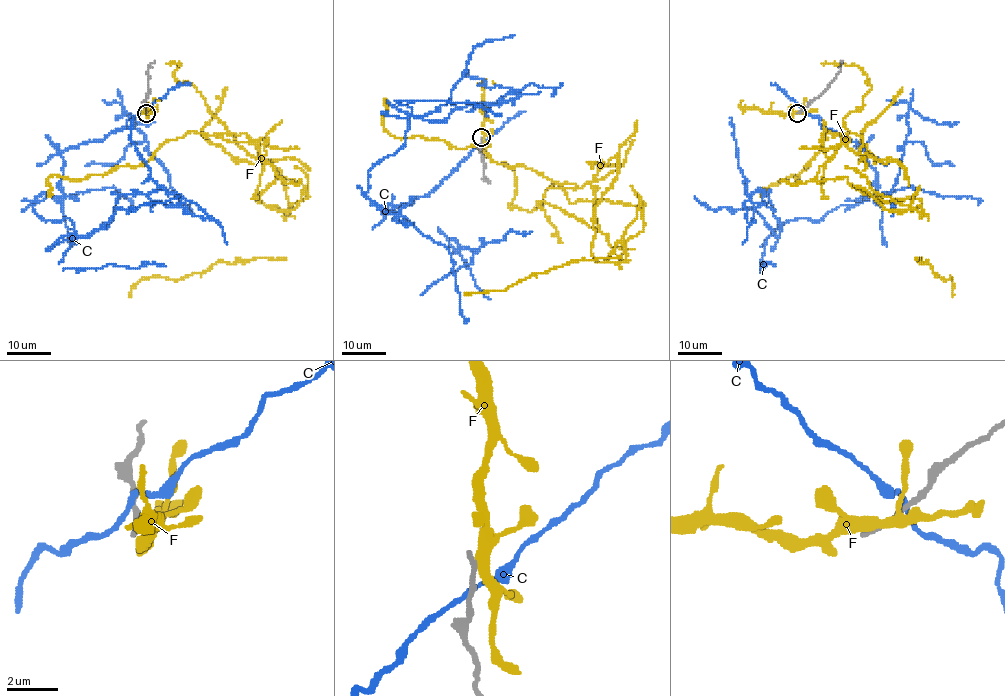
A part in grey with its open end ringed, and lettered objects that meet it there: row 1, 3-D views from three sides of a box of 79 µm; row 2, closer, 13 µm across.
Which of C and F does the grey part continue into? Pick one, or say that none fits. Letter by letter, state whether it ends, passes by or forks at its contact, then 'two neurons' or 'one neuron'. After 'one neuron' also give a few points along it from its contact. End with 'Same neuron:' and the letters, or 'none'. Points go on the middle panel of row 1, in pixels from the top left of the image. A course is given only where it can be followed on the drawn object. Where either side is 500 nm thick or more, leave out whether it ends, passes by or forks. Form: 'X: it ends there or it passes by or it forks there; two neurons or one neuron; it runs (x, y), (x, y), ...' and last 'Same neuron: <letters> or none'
C: it passes by; two neurons
F: it passes by; two neurons
Same neuron: none

